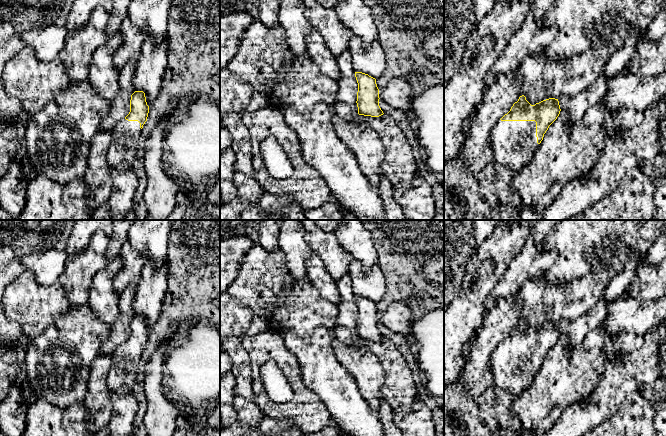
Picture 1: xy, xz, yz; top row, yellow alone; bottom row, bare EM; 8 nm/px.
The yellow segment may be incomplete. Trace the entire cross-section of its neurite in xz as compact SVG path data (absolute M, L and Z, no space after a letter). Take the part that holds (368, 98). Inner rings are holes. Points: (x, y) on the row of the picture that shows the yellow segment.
M355 72L358 83L357 107L358 114L371 117L383 115L379 106L379 89L376 79L362 72Z

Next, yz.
M524 95L495 125L490 147L495 163L520 172L534 157L544 134L560 114L558 99L531 105Z

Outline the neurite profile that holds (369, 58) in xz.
M358 36L348 42L348 51L352 56L352 66L356 72L362 72L378 79L386 68L384 51L378 41L364 43Z

